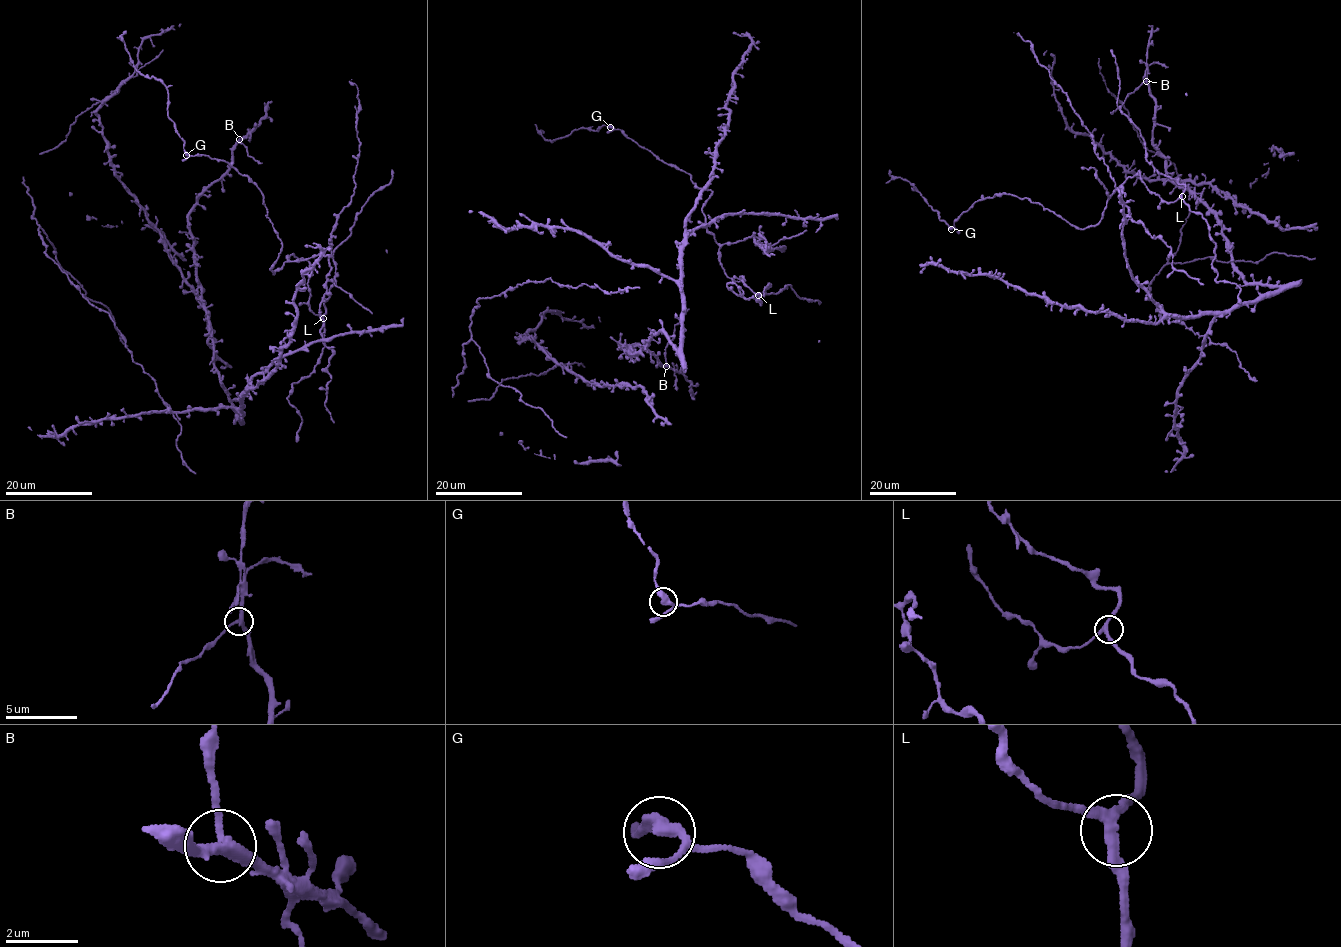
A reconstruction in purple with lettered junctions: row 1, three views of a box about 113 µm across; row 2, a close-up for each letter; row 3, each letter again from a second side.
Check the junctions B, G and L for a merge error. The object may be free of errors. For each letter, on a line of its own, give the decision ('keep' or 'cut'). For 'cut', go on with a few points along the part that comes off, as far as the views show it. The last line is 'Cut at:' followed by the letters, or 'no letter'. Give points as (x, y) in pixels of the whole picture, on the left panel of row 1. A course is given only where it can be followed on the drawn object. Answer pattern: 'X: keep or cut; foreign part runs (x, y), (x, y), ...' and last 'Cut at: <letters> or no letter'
B: cut; foreign part runs (239, 139), (239, 143), (247, 148), (247, 155), (261, 163)
G: keep
L: keep
Cut at: B

